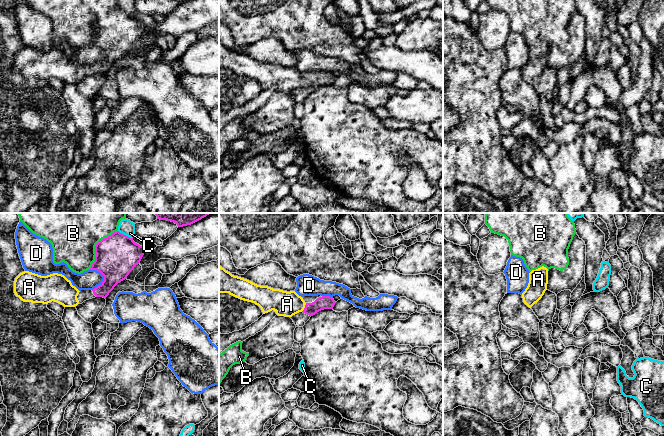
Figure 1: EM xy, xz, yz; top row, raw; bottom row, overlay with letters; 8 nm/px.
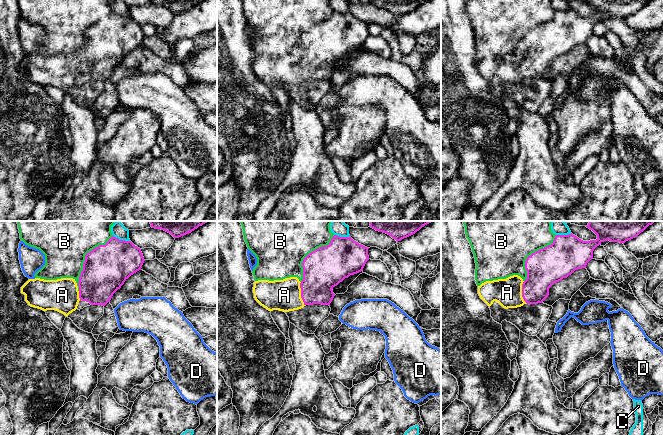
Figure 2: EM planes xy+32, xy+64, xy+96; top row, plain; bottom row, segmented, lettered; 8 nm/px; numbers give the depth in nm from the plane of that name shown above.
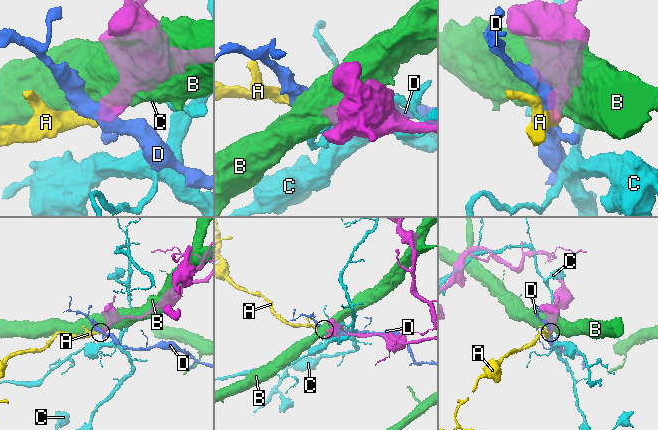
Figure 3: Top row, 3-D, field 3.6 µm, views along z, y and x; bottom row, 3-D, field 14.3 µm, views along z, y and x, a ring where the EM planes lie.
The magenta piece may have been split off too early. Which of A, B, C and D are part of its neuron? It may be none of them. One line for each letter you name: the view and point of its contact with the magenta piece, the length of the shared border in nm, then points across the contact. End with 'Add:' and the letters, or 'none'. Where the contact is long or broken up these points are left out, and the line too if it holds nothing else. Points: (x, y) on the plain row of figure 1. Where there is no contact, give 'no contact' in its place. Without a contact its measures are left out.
A: meets magenta in xz at (305, 83); contact 80 nm long; runs through xz (325, 78), (314, 83), (305, 83), (297, 80), (287, 80)
Add: A

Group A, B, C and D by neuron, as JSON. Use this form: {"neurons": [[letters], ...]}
{"neurons": [["A"], ["B"], ["C"], ["D"]]}

